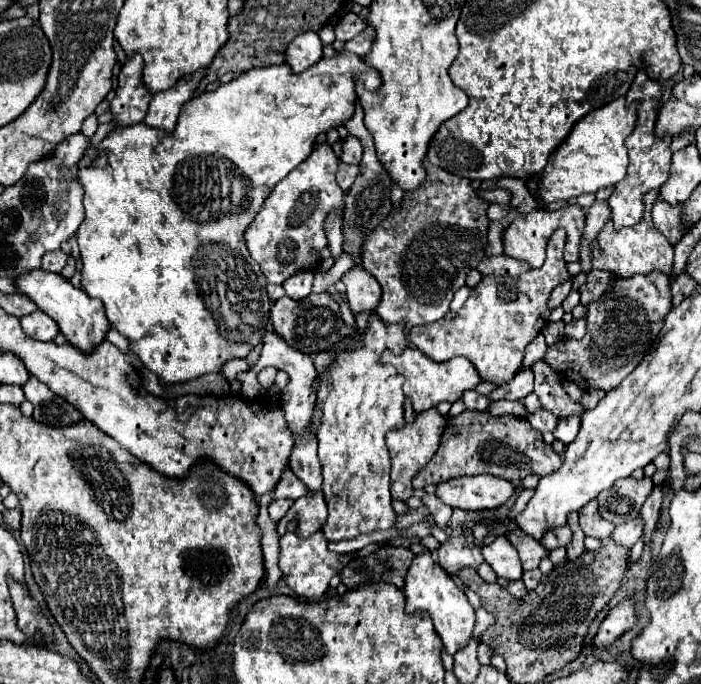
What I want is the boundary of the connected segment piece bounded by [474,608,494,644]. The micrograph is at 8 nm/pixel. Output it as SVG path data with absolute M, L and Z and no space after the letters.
M478 608L476 610L476 628L474 628L474 640L478 640L478 644L480 644L480 636L482 636L482 632L490 626L494 622L494 616L492 614L488 614L484 608Z

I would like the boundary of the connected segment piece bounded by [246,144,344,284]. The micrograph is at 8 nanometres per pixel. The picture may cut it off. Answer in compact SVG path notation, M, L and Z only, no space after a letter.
M320 144L318 148L314 148L314 152L308 156L308 160L304 160L298 168L294 168L294 172L290 172L290 176L286 176L286 180L280 180L274 186L274 192L266 198L262 210L258 212L254 222L248 226L246 244L248 244L250 256L260 264L268 282L282 284L284 280L294 276L294 272L306 272L306 268L310 268L310 270L318 268L318 264L322 260L320 252L328 246L326 228L324 228L326 216L330 214L332 208L344 206L344 192L342 192L342 188L338 188L336 178L334 178L336 168L338 168L338 158L334 156L332 148L328 144Z

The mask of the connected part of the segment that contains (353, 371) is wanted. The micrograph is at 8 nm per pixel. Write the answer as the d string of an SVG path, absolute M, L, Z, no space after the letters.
M374 316L370 320L368 330L364 332L366 344L364 348L354 348L348 352L340 352L336 362L320 374L320 388L316 392L316 400L322 406L322 424L318 430L318 458L322 464L322 492L328 504L328 520L322 526L322 532L326 540L340 542L350 540L360 534L368 534L374 530L380 530L382 526L394 526L396 524L396 512L392 508L390 498L390 456L384 442L384 436L390 430L404 428L404 394L402 394L402 382L404 378L396 374L394 366L380 364L380 354L384 350L392 350L394 354L400 354L408 340L404 338L404 326L392 324L386 326Z

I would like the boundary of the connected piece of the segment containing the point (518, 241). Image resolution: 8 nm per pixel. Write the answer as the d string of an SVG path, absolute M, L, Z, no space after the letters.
M568 204L562 210L544 210L544 208L536 208L530 214L518 214L506 228L502 234L502 242L504 242L504 254L510 258L518 258L530 264L530 268L540 268L544 264L544 256L546 256L546 244L552 236L554 230L564 228L566 230L566 246L564 246L564 260L572 262L578 260L578 242L582 236L582 228L584 228L584 210L578 204Z

